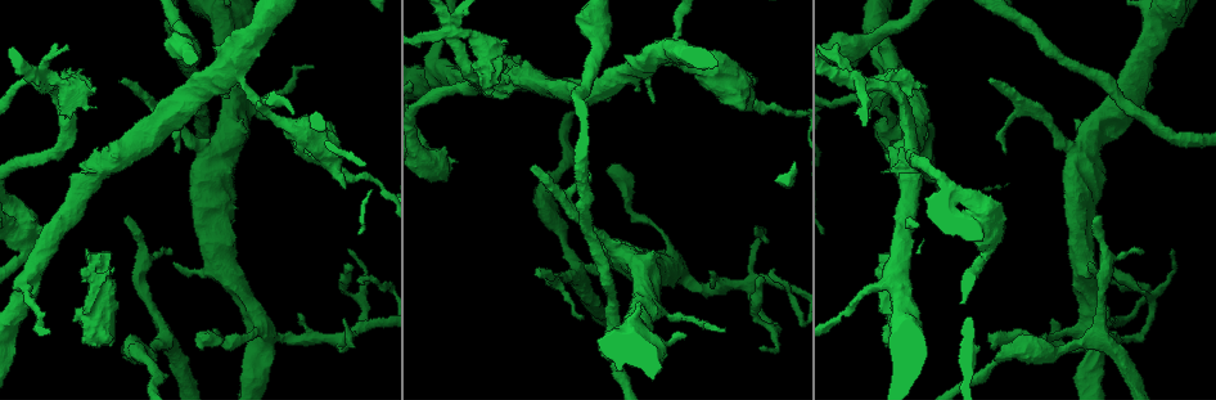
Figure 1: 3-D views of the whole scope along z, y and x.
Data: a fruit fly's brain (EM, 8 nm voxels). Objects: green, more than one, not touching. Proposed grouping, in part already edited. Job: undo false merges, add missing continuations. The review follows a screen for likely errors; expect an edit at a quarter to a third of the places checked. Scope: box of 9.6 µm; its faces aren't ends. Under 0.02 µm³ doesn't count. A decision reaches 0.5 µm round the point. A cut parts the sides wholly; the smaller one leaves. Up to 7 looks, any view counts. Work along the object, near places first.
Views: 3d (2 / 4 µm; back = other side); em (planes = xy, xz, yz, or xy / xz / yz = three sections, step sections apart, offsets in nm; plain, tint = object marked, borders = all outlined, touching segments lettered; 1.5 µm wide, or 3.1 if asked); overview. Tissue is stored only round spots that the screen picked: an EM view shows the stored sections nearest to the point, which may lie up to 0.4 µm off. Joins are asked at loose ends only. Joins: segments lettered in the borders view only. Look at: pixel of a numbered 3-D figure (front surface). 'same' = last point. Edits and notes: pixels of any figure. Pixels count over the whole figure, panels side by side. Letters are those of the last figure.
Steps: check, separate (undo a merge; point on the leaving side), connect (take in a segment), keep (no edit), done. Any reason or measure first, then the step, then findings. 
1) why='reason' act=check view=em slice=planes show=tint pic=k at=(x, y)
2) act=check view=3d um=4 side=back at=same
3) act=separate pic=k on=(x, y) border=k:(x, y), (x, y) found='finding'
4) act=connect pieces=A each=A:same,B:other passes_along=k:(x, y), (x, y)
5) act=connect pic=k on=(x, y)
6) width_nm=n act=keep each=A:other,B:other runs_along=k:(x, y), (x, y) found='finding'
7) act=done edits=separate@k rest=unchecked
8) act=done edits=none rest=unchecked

why='end of a long branch' act=check view=3d um=2 pic=1 at=(991, 347)

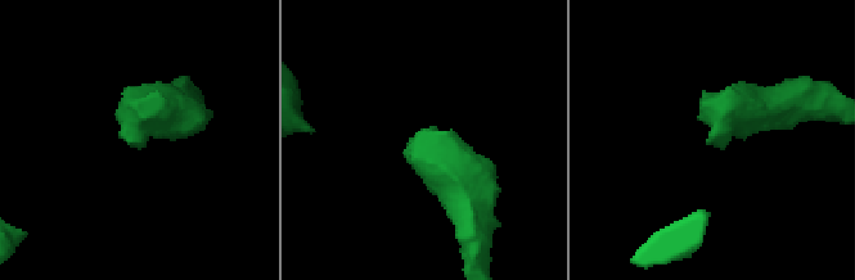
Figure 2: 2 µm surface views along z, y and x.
act=check view=em slice=planes show=borders pic=2 at=(417, 134)

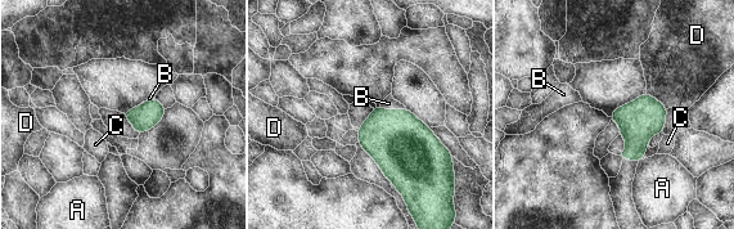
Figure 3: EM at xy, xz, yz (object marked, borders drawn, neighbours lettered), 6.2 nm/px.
act=connect pieces=B each=A:other,B:same,C:other,D:other passes_along=3:(404, 147), (393, 109), (388, 103) found='it goes on there'

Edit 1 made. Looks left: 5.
why='four or more arms meet' act=check view=em slice=planes show=tint pic=1 at=(893, 93)

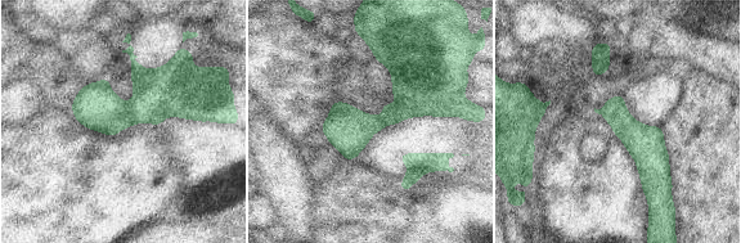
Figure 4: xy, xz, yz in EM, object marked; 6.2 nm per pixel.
why='what lies round it' act=check view=em slice=planes show=borders at=same

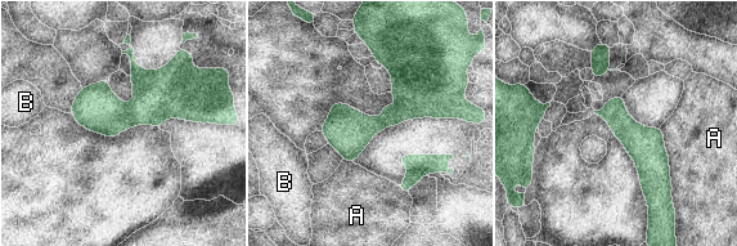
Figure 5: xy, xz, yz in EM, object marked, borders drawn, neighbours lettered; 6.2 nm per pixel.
longest_contact=A:440nm act=separate pic=5 on=(163, 93) each=A:other,B:other border=5:(127, 104), (130, 117), (135, 124) found='two cells meet here'

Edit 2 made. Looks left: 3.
act=check view=overview

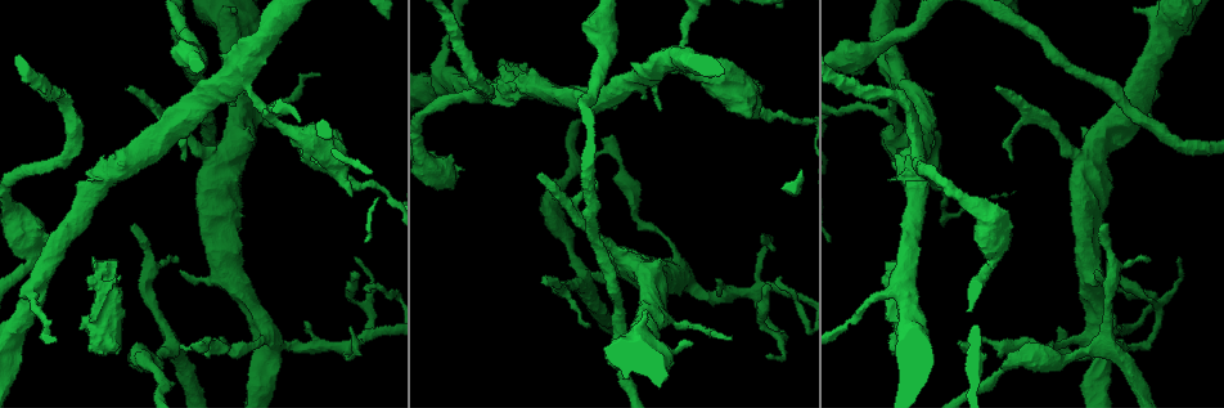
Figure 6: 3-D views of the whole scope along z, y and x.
why='branch stops here' act=check view=3d um=4 pic=6 at=(543, 283)

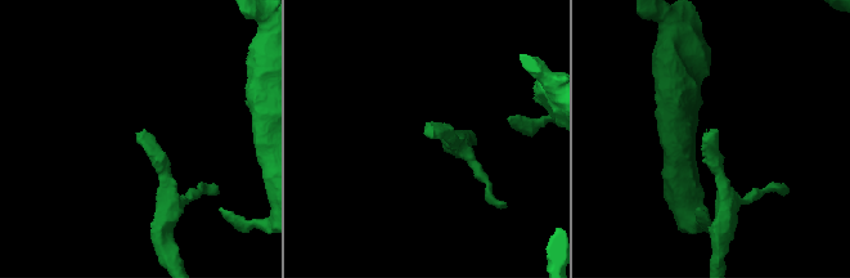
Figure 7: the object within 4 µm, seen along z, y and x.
why='shape alone is not enough' act=check view=em slice=planes show=borders pic=7 at=(713, 134)

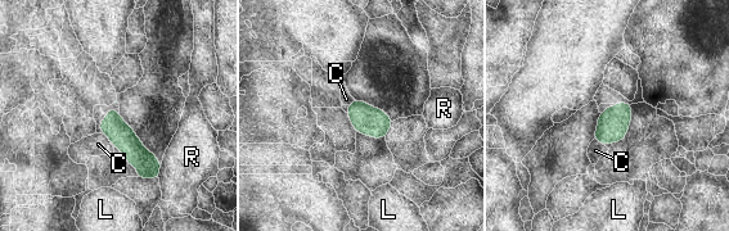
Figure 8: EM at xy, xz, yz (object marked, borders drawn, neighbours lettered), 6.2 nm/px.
act=keep each=C:other,L:other,R:other runs_along=8:(112, 112), (113, 127), (154, 175) found='none of them fits'

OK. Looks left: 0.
act=done edits=connect@3,separate@5 rest=unchecked

